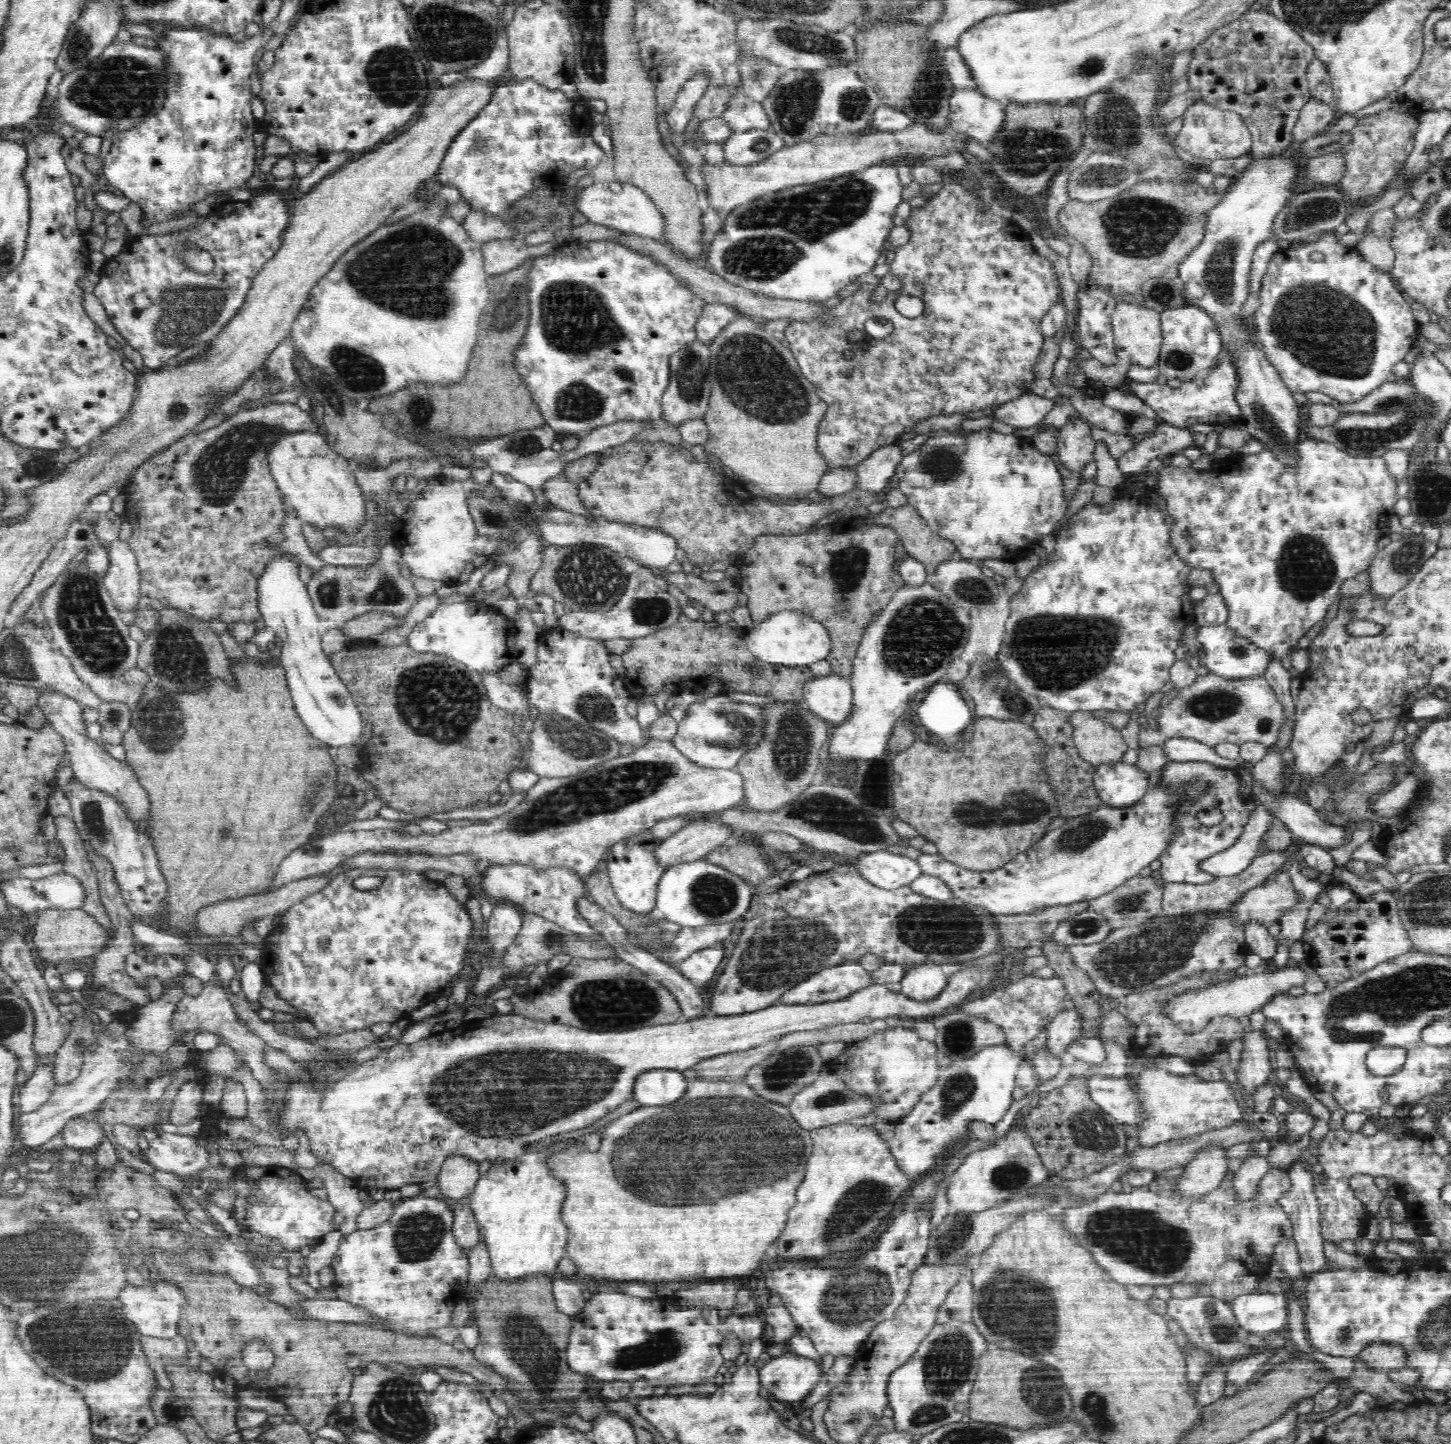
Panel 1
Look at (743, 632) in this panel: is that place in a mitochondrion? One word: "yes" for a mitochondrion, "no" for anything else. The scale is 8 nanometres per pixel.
no

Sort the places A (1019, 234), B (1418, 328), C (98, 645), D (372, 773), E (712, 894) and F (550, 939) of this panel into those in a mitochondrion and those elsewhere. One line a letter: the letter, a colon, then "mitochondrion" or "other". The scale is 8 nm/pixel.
A: other
B: other
C: mitochondrion
D: other
E: mitochondrion
F: mitochondrion

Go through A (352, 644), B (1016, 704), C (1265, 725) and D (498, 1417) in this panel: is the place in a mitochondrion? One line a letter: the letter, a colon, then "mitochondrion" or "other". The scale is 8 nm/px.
A: other
B: mitochondrion
C: mitochondrion
D: other

